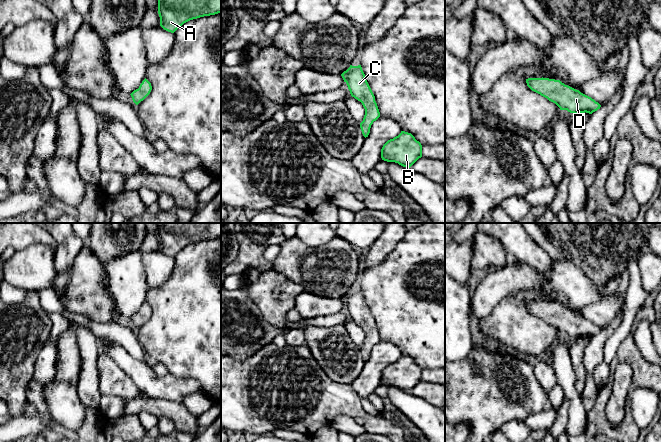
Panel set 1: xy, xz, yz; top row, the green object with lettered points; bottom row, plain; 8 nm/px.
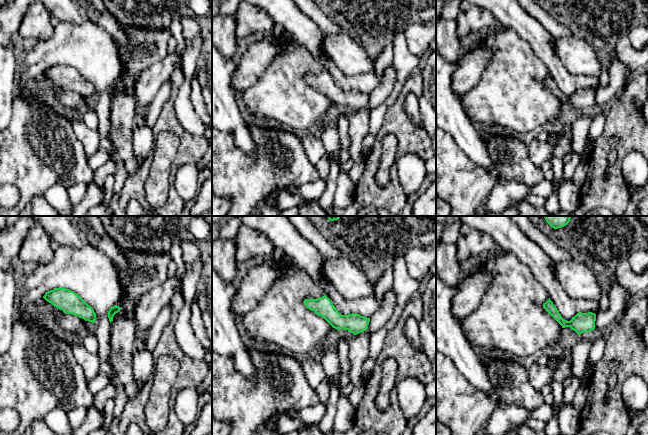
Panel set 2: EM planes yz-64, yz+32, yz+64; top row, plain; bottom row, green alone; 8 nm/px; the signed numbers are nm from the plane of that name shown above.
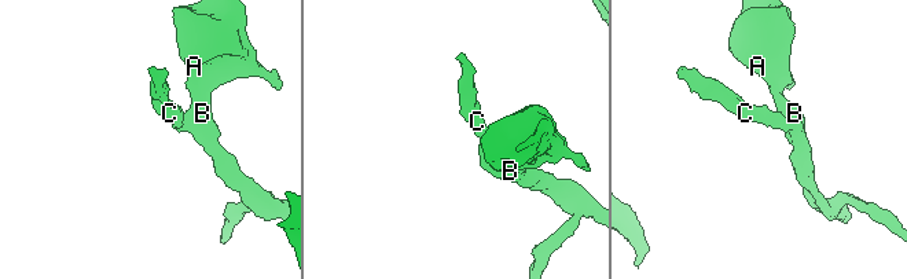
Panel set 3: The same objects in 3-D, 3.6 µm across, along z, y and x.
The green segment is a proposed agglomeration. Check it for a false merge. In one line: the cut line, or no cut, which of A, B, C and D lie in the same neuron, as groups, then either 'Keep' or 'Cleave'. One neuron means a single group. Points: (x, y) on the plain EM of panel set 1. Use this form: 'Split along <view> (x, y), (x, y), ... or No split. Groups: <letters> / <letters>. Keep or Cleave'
No split. Groups: A B C D. Keep

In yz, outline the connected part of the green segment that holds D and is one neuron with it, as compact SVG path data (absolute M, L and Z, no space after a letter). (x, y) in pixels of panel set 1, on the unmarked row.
M528 302L527 310L534 316L555 327L560 334L570 337L589 337L600 333L601 329L591 321L581 317L560 304L549 302Z

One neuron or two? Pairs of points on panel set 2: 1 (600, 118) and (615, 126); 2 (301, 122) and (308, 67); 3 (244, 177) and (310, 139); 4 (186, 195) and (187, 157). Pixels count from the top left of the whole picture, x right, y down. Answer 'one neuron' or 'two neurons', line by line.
1: two neurons
2: one neuron
3: two neurons
4: two neurons

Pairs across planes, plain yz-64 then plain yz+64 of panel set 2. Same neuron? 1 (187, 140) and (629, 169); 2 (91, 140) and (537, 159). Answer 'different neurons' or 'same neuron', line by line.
1: different neurons
2: same neuron

